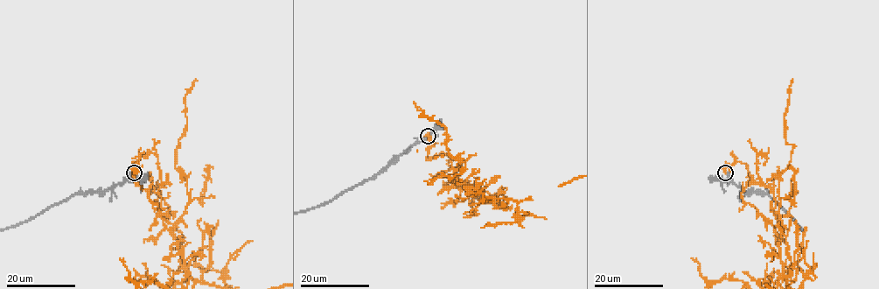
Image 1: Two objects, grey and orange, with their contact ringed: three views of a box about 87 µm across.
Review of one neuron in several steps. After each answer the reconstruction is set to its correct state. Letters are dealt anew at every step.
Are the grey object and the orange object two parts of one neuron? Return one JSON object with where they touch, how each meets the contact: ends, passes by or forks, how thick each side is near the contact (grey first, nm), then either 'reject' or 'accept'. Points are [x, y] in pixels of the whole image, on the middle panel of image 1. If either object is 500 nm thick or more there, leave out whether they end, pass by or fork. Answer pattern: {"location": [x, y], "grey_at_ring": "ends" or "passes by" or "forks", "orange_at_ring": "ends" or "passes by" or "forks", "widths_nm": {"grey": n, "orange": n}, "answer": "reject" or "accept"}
{"location": [428, 136], "grey_at_ring": "ends", "orange_at_ring": "ends", "widths_nm": {"grey": 360, "orange": 280}, "answer": "reject"}

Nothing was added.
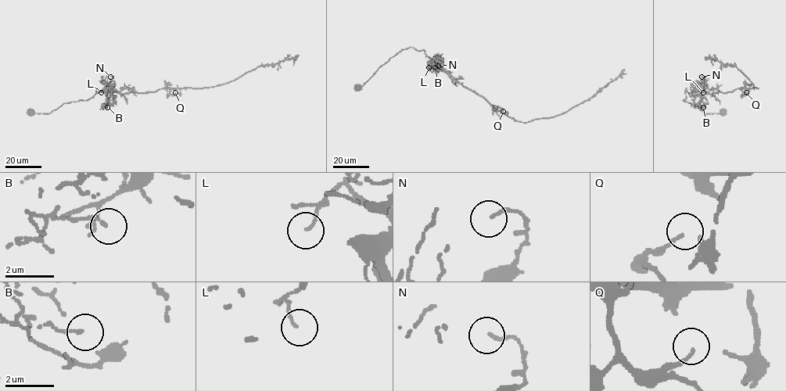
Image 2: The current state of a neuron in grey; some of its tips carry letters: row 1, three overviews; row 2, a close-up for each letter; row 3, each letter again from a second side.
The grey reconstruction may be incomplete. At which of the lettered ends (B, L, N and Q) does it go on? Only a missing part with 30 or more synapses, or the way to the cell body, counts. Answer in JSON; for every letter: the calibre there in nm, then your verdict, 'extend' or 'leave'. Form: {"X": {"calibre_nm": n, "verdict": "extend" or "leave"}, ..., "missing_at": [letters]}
{"B": {"calibre_nm": 120, "verdict": "leave"}, "L": {"calibre_nm": 100, "verdict": "leave"}, "N": {"calibre_nm": 110, "verdict": "leave"}, "Q": {"calibre_nm": 80, "verdict": "leave"}, "missing_at": []}

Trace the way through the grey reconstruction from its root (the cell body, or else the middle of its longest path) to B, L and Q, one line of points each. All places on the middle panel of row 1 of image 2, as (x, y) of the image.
B: (482, 98), (464, 87), (431, 62), (428, 63), (435, 67)
L: (482, 98), (464, 87), (441, 69), (428, 67)
Q: (482, 98), (503, 111)

